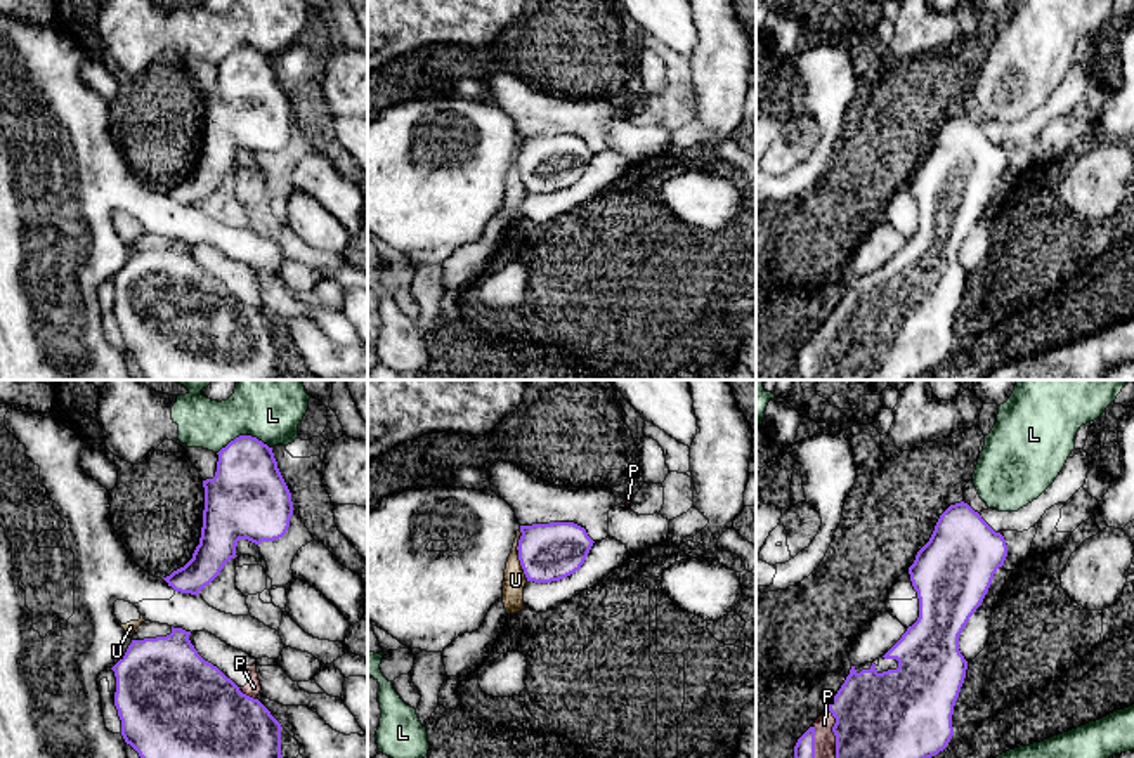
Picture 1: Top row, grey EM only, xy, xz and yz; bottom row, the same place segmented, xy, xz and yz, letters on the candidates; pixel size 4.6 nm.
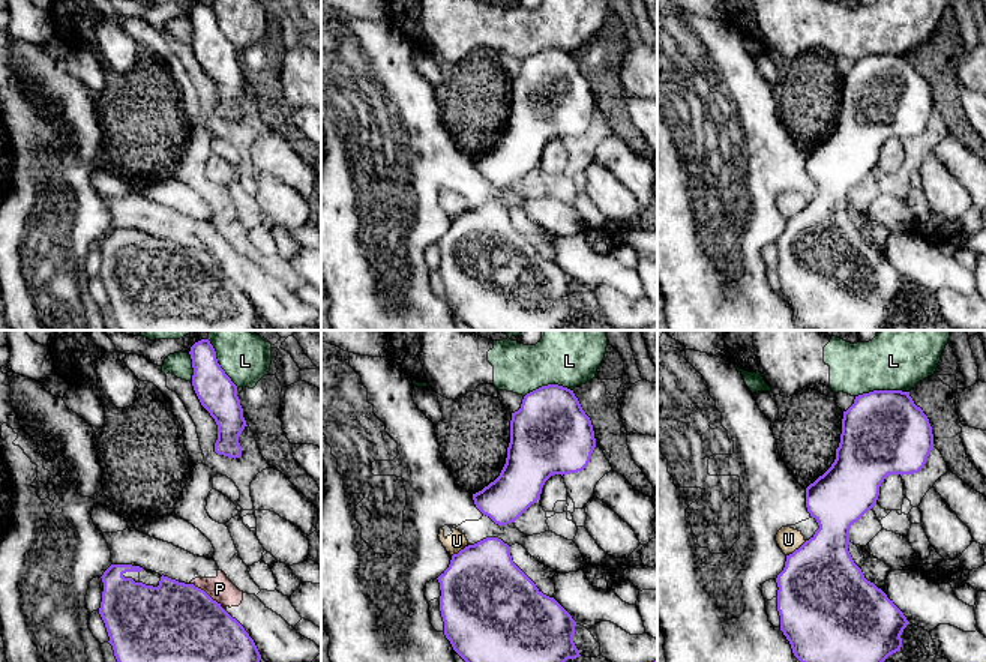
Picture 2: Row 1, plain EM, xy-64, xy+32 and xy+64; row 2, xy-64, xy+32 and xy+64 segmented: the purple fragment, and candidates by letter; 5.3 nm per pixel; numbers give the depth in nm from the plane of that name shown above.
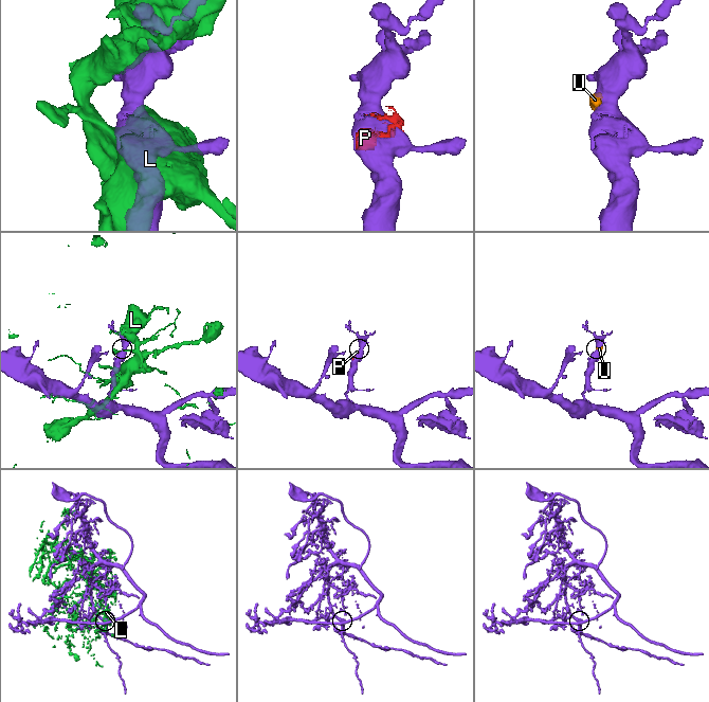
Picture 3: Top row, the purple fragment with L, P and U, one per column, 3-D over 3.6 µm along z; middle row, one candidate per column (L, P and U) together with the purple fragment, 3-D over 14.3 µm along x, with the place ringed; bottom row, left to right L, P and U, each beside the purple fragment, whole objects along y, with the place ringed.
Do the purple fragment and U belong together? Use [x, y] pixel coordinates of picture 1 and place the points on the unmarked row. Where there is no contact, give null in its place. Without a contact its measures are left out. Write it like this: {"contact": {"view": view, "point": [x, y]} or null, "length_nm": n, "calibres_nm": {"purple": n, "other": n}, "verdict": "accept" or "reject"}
{"contact": {"view": "xz", "point": [522, 179]}, "length_nm": 130, "calibres_nm": {"purple": 280, "other": 100}, "verdict": "reject"}

